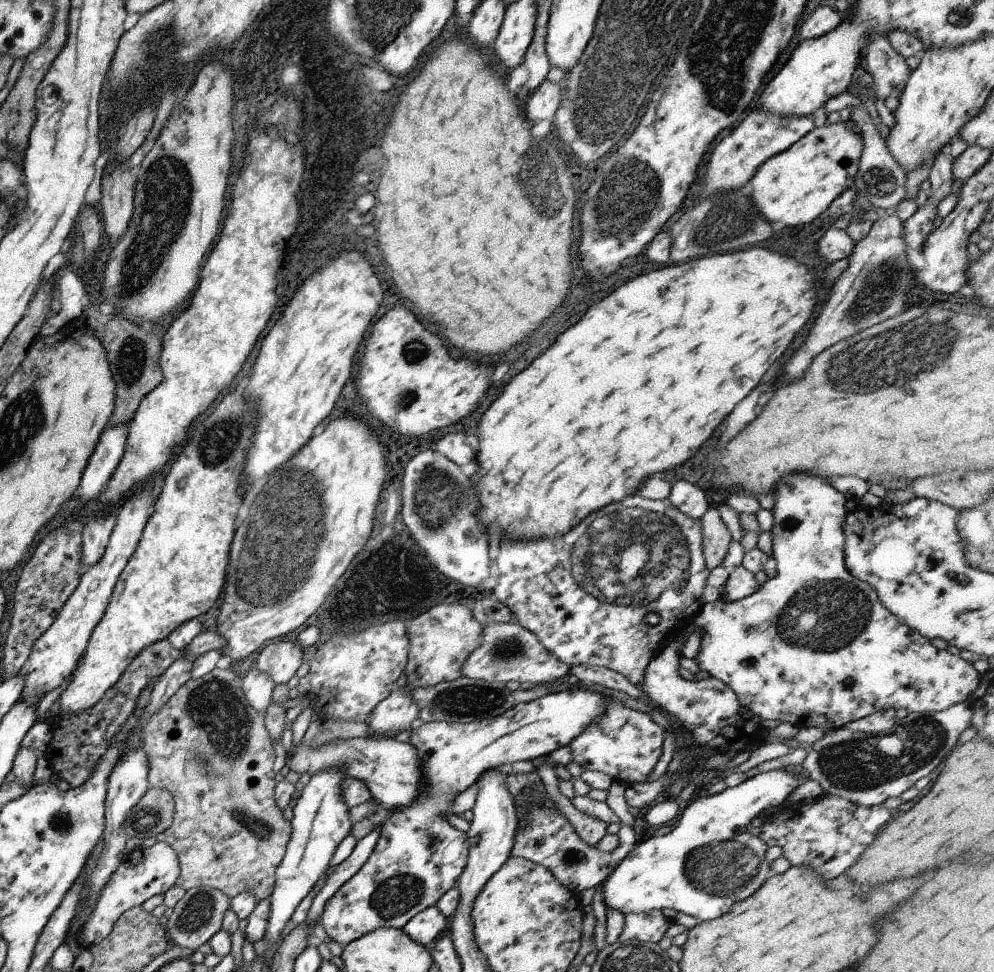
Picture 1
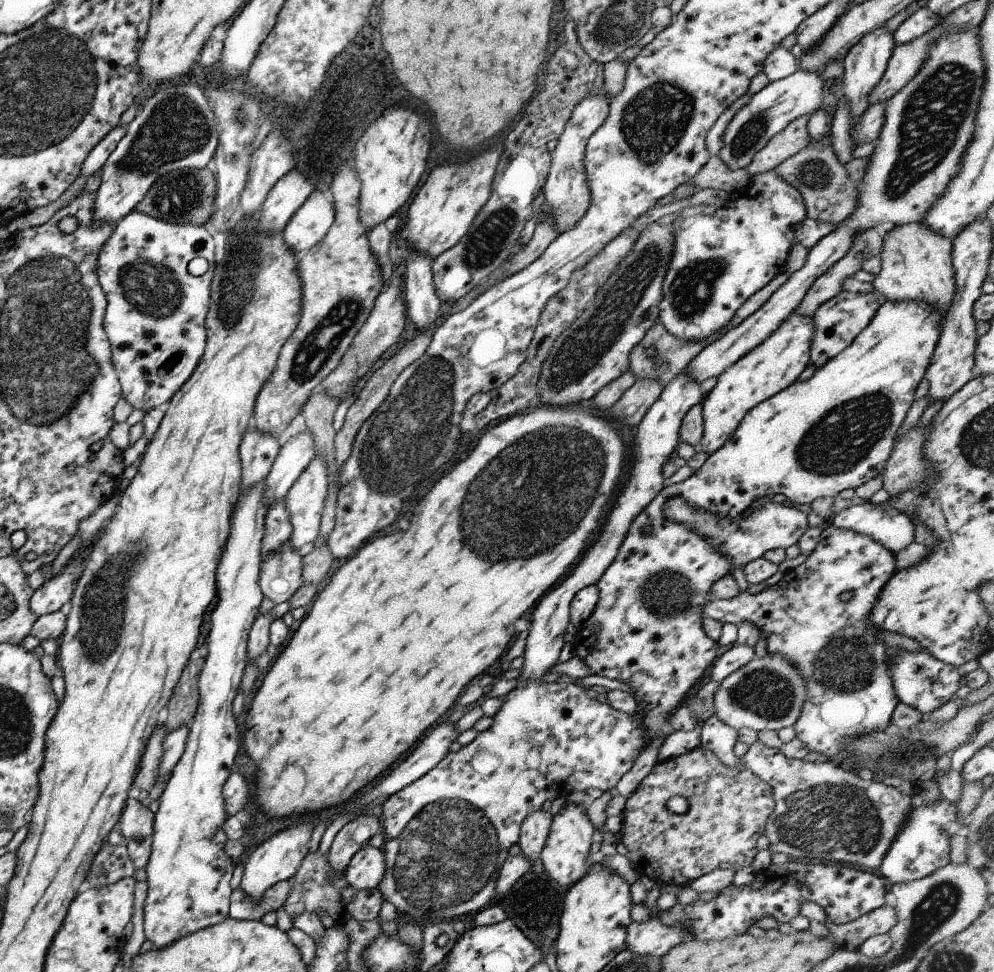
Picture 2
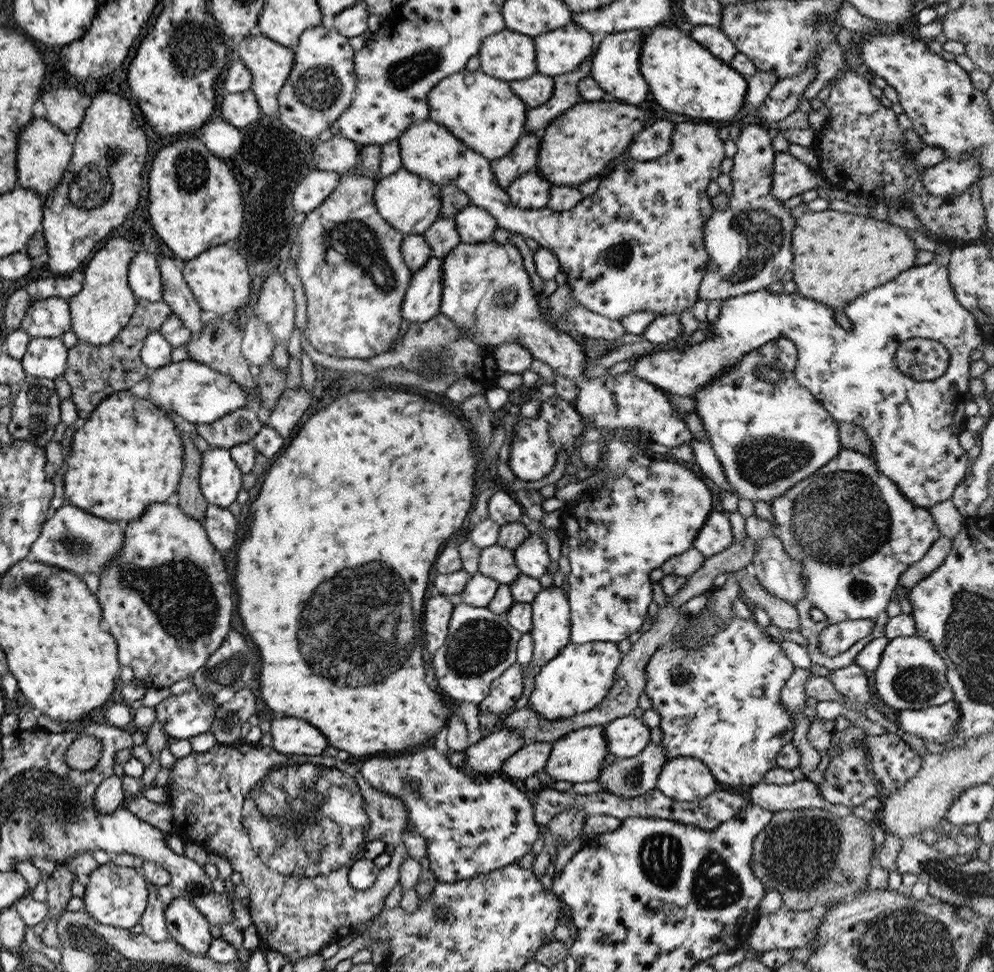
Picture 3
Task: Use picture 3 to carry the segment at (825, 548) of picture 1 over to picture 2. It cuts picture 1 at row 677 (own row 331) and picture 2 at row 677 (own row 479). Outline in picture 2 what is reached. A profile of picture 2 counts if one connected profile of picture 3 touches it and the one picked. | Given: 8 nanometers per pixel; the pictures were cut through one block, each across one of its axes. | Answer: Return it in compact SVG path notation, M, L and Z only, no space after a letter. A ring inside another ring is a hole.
M898 651L888 663L892 687L899 703L918 710L923 716L935 712L956 698L956 693L964 683L964 677L956 666L934 659L927 652Z

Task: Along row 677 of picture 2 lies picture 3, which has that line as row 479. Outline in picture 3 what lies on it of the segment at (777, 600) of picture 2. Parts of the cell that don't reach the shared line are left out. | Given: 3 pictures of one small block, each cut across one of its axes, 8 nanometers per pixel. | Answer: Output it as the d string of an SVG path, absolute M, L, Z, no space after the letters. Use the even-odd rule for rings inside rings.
M840 448L834 460L827 462L822 468L809 478L806 478L784 495L776 497L770 502L774 522L775 535L782 541L783 548L792 556L792 560L802 564L804 574L804 599L796 603L796 610L800 616L800 633L808 640L807 649L811 662L834 669L844 668L854 663L856 654L872 640L885 636L885 626L890 617L886 608L892 600L900 582L900 576L916 564L930 550L930 547L941 536L940 528L936 526L934 517L929 509L918 508L912 501L908 501L896 484L877 472L874 460L862 452L852 448ZM810 610L822 610L827 616L824 622L814 622ZM848 619L872 619L876 621L868 637L852 644L846 652L838 656L826 656L820 652L820 630L826 625L838 623Z

